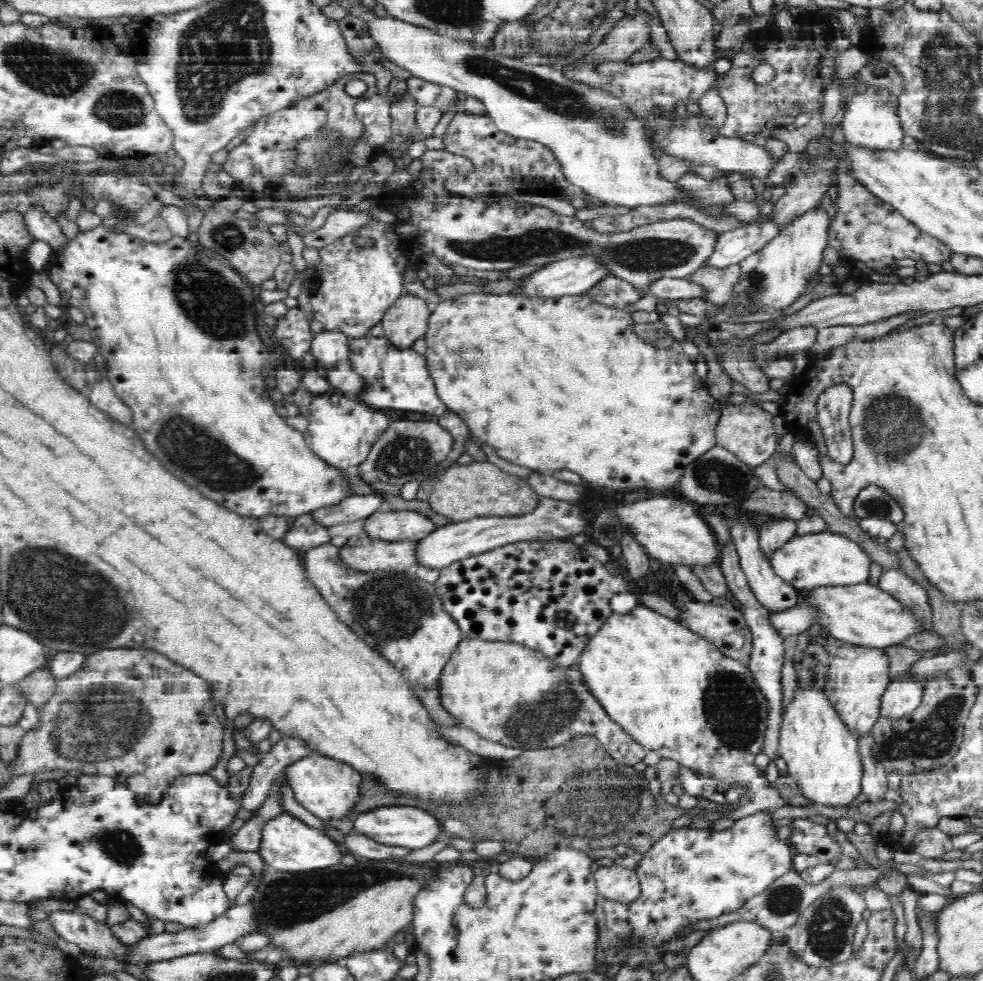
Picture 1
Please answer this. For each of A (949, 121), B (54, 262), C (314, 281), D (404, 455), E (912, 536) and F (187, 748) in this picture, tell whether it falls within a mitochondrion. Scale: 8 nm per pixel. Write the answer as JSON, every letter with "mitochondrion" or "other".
{"A":"mitochondrion","B":"other","C":"other","D":"mitochondrion","E":"other","F":"other"}

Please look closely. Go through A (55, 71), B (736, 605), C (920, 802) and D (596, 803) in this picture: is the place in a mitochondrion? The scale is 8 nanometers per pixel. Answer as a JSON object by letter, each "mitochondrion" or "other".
{"A":"mitochondrion","B":"other","C":"other","D":"mitochondrion"}

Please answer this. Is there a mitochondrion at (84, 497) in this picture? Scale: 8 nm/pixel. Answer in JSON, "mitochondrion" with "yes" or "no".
{"mitochondrion":"no"}

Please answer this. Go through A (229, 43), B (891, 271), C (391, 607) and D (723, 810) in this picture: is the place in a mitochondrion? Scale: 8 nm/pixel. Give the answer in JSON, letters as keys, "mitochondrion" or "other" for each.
{"A":"mitochondrion","B":"other","C":"mitochondrion","D":"other"}

